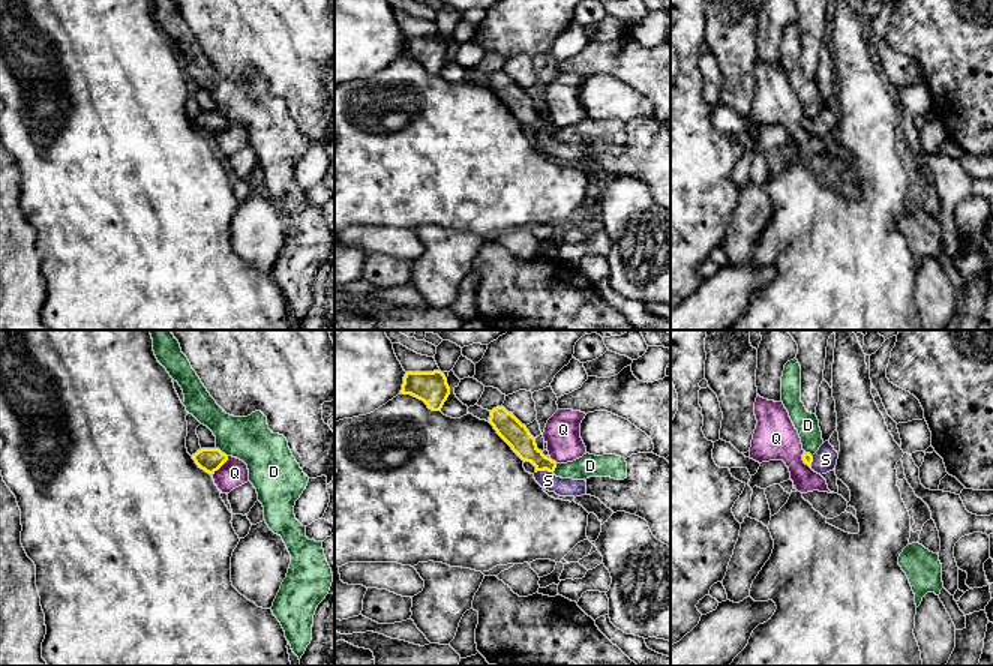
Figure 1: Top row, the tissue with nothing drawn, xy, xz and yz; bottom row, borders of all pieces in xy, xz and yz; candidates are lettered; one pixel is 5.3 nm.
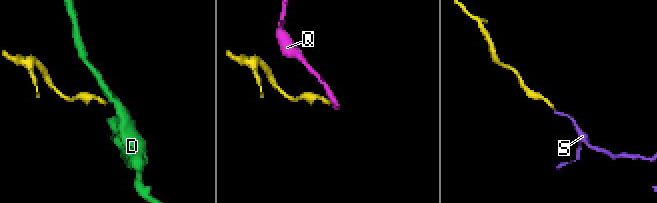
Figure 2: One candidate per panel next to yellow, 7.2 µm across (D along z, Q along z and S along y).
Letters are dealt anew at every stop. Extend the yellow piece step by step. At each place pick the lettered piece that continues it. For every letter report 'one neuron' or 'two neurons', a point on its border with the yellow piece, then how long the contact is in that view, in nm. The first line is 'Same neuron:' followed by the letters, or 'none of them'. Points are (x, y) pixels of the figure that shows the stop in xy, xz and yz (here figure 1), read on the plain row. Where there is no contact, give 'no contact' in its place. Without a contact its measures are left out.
Same neuron: S
D: two neurons; contact xy (221, 116); length 80 nm
Q: two neurons; contact xy (222, 128); length 130 nm
S: one neuron; contact xz (543, 134); length 100 nm

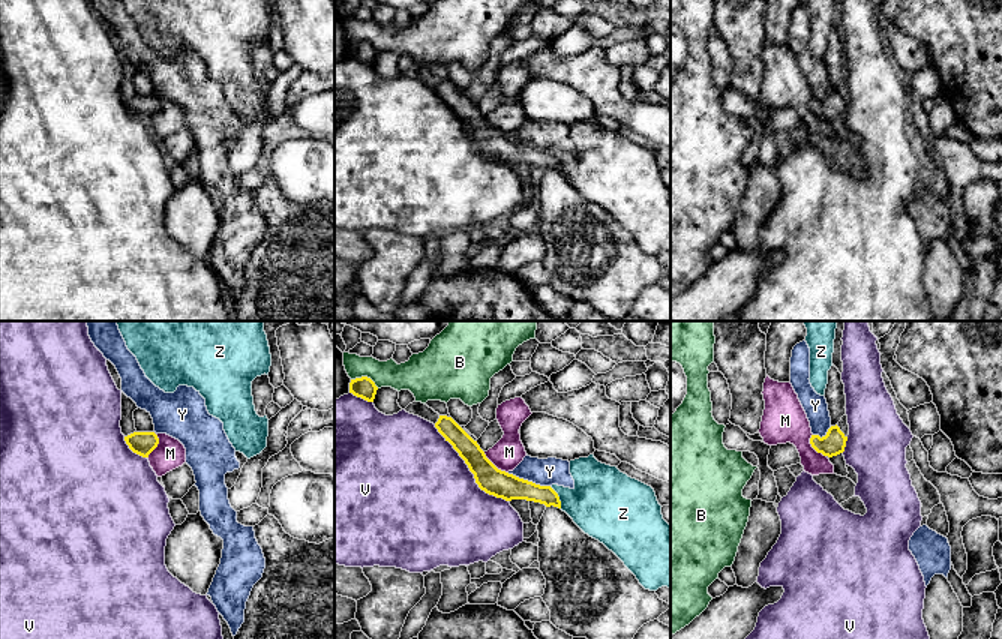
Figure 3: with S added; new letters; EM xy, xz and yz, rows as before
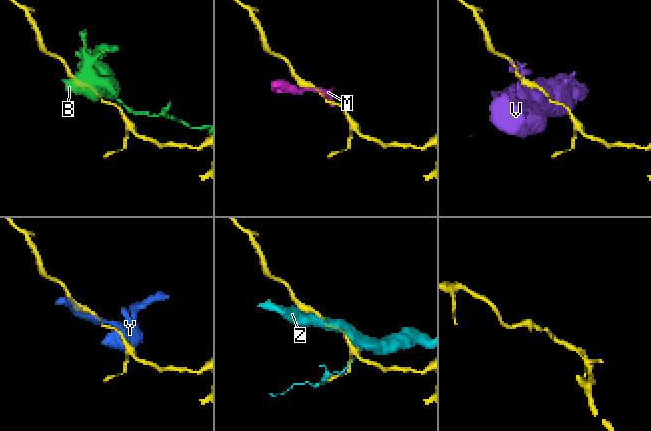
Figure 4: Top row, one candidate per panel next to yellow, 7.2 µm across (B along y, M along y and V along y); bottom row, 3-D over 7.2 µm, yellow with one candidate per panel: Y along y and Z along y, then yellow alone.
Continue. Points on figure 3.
Same neuron: none of them
B: two neurons; contact xz (365, 41); length 160 nm
M: two neurons; contact xz (494, 129); length 180 nm
V: two neurons; contact xz (470, 134); length 550 nm
Y: two neurons; contact xz (527, 144); length 240 nm
Z: two neurons; contact xz (558, 161); length 140 nm

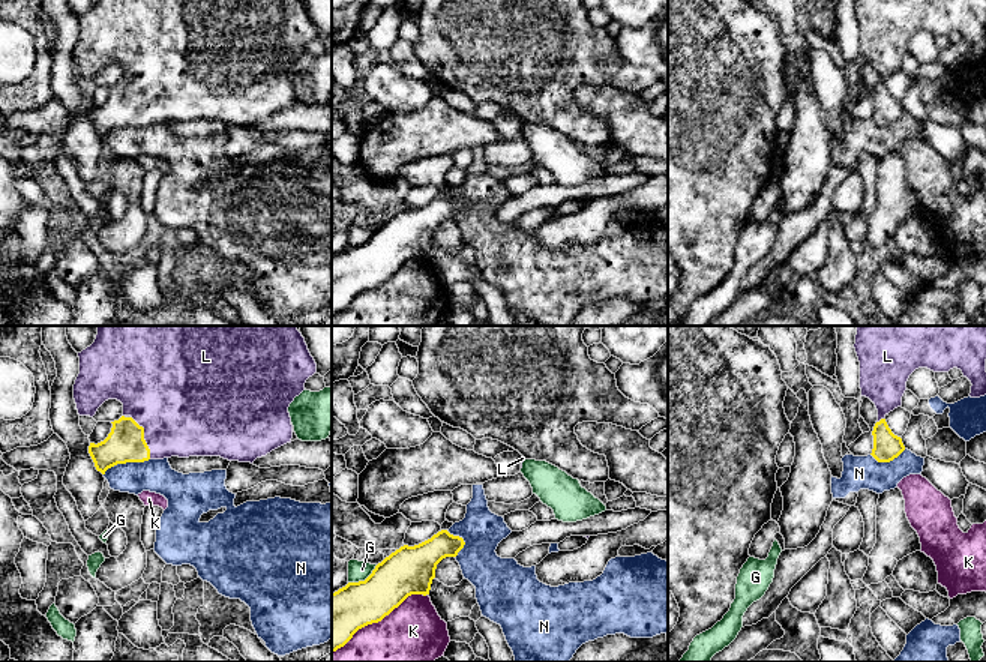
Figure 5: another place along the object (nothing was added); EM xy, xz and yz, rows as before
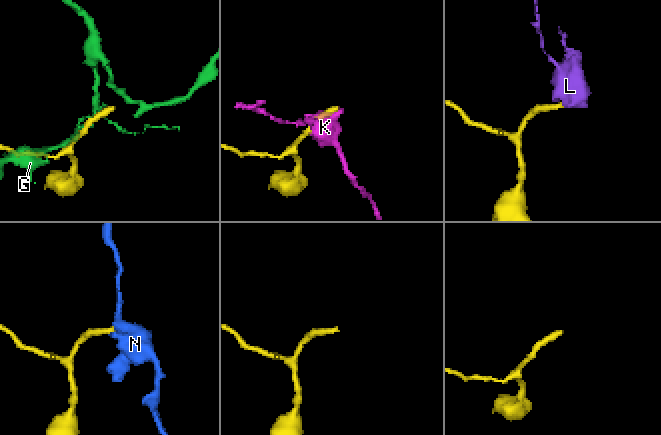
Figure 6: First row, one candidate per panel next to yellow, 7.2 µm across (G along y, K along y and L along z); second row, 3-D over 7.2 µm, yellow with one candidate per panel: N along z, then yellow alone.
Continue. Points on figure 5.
Same neuron: L
G: two neurons; contact xz (365, 243); length 190 nm
K: two neurons; contact xz (378, 284); length 600 nm
L: one neuron; contact xy (143, 101); length 260 nm
N: two neurons; contact xy (125, 126); length 260 nm

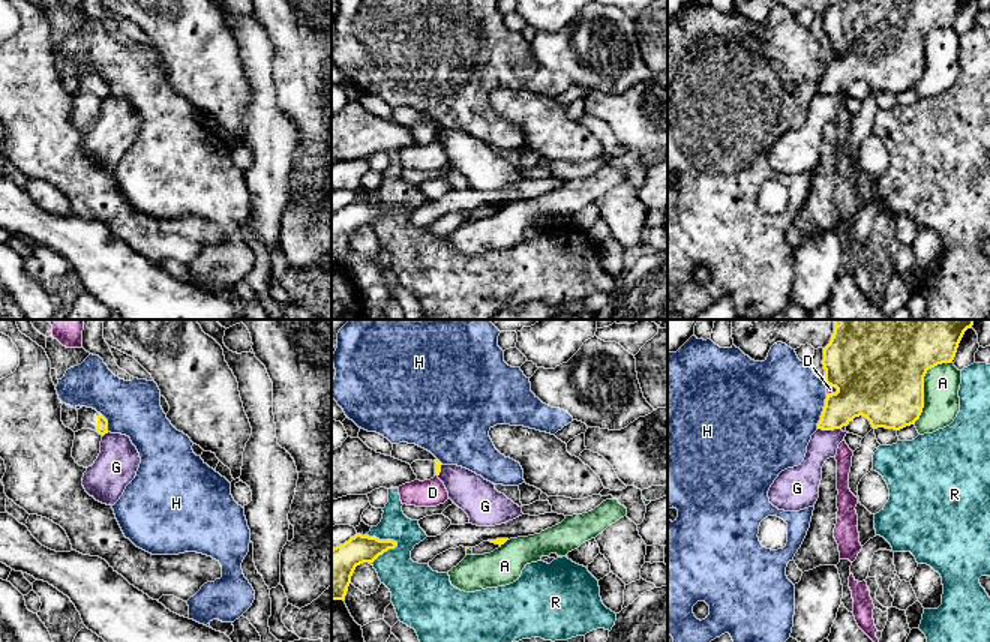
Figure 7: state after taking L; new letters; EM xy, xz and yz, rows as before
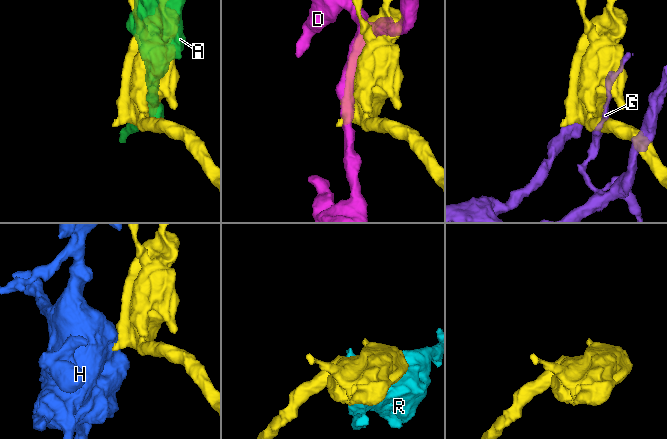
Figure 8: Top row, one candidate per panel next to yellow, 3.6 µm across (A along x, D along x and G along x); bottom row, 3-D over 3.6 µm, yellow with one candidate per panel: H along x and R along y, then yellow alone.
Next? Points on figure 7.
Same neuron: none of them
A: two neurons; contact yz (923, 50); length 400 nm
D: two neurons; contact yz (833, 50); length 80 nm
G: two neurons; contact yz (830, 93); length 130 nm
H: two neurons; contact yz (822, 75); length 190 nm
R: two neurons; contact xz (384, 215); length 190 nm

